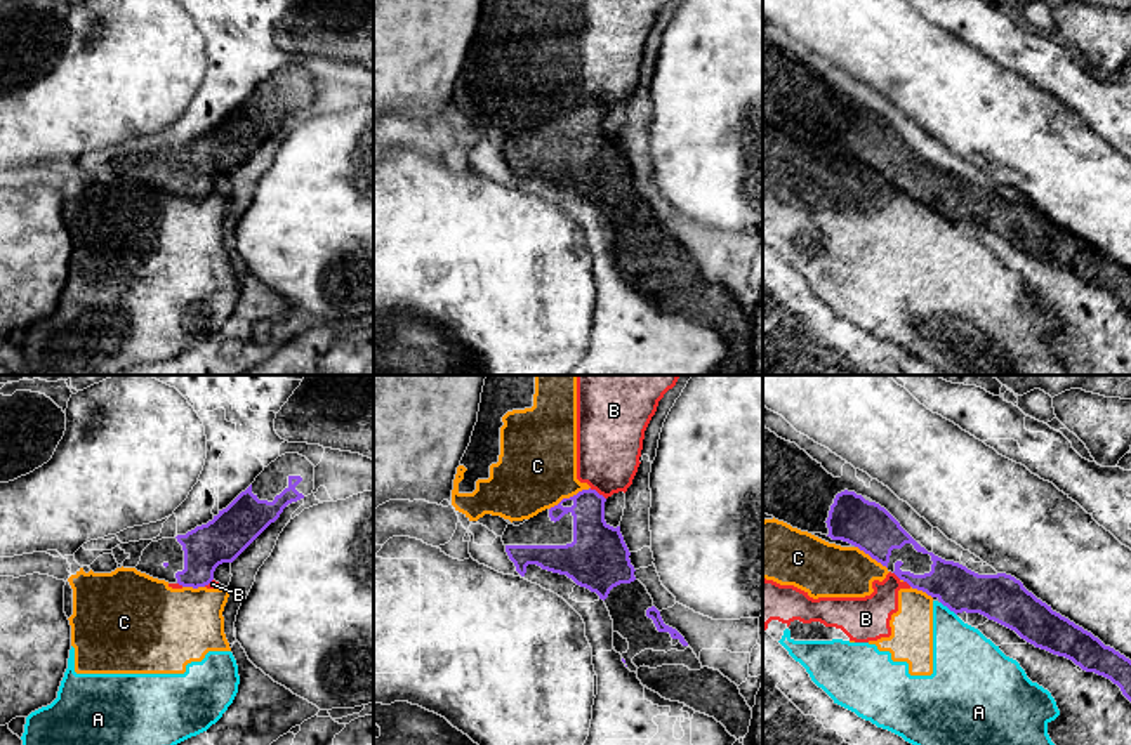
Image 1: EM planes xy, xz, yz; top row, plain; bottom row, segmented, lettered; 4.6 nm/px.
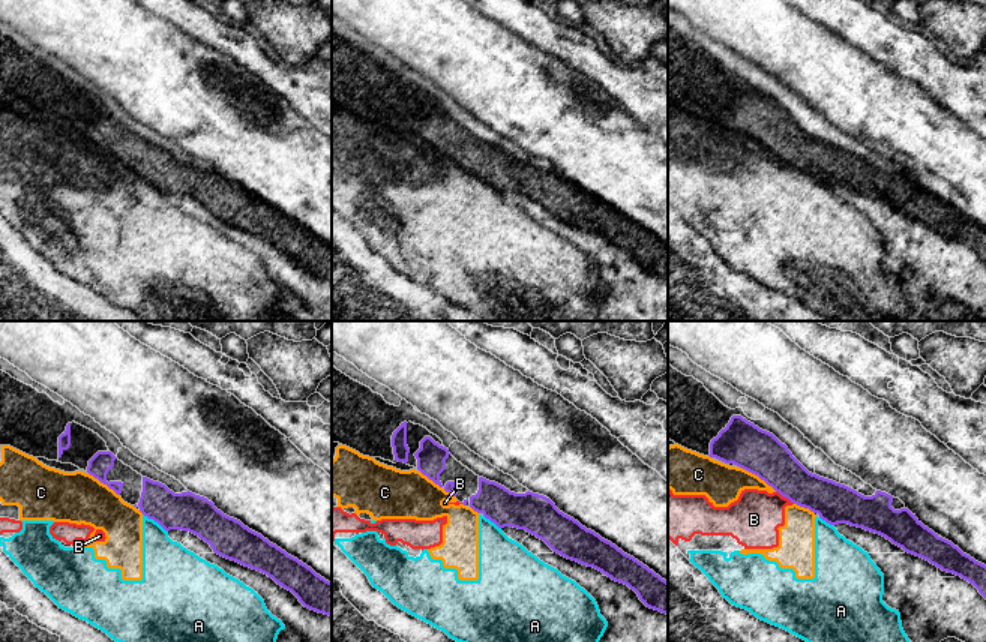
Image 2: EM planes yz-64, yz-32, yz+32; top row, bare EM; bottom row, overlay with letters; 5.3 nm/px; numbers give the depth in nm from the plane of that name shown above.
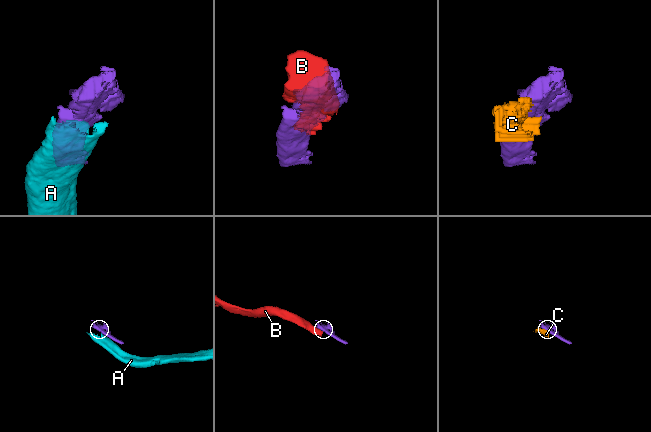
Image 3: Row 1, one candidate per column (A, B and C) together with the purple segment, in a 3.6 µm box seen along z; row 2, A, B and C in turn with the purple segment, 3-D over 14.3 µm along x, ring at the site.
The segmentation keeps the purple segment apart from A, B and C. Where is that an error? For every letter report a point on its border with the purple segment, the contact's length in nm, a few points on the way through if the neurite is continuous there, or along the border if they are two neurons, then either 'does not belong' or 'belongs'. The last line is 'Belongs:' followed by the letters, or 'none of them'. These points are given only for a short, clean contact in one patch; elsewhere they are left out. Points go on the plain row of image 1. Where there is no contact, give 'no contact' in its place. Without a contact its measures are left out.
A: yz (949, 219) | 100 nm | along yz (940, 212), (956, 226) | does not belong
B: xz (596, 103) | 90 nm | does not belong
C: xz (570, 108) | 220 nm | does not belong
Belongs: none of them

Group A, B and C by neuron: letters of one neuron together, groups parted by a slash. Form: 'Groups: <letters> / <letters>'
Groups: A B C

